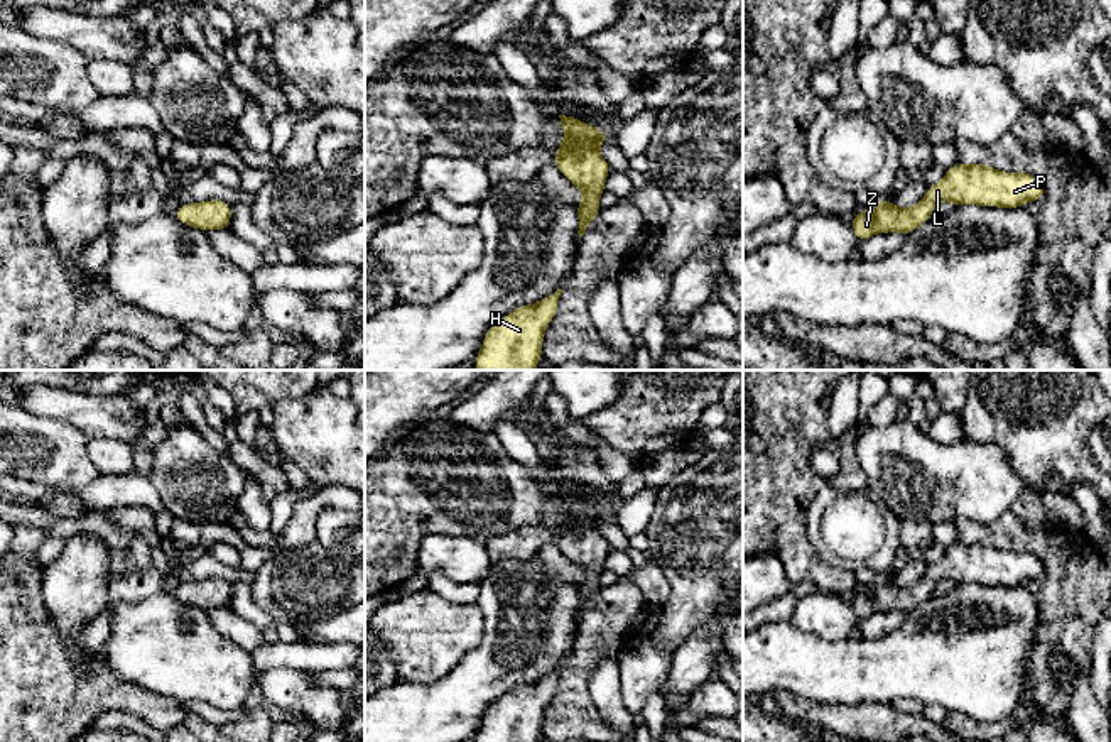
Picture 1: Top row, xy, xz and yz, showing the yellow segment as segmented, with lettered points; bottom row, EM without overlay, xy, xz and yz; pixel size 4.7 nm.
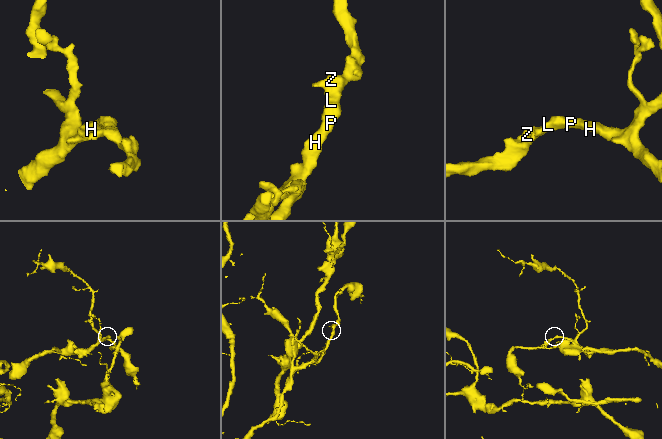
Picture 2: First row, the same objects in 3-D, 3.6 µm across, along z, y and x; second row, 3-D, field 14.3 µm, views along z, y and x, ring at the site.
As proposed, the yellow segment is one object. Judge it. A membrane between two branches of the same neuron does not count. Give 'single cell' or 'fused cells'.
single cell

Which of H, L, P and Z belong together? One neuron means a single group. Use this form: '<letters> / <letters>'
H L P Z

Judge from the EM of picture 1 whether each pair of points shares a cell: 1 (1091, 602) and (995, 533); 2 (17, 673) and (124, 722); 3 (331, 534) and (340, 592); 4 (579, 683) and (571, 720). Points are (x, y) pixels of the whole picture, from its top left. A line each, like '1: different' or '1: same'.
1: same
2: different
3: different
4: same

